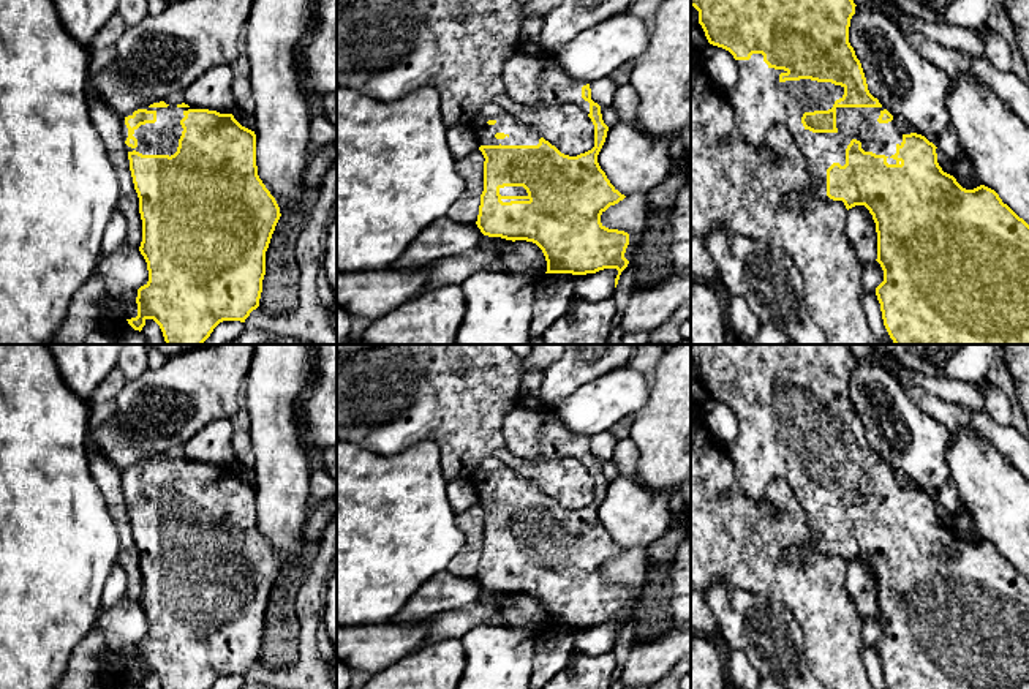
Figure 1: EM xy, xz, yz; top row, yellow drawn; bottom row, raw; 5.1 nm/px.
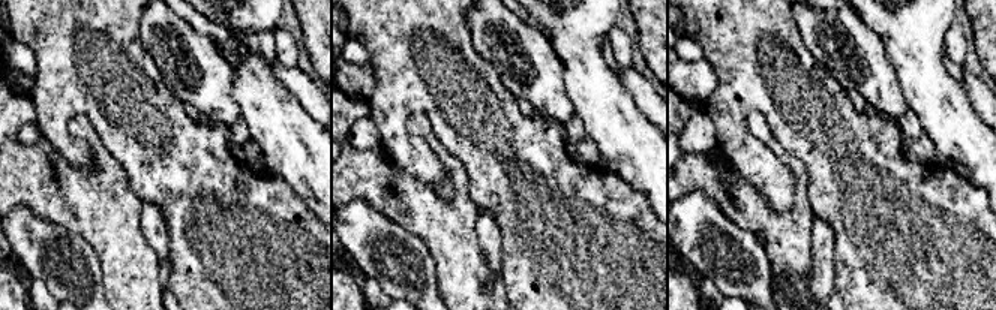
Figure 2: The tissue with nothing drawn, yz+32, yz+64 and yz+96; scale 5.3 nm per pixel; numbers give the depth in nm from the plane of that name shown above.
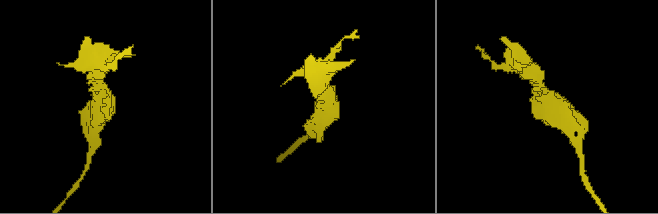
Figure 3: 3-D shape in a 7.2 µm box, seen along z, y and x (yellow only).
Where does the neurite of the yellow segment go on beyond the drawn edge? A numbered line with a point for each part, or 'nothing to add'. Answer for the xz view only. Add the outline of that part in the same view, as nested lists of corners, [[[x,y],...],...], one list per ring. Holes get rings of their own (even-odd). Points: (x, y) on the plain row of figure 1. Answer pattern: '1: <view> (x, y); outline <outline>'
1: xz (508, 544); outline [[[504,540],[499,542],[501,550],[528,550],[526,544],[523,540]]]

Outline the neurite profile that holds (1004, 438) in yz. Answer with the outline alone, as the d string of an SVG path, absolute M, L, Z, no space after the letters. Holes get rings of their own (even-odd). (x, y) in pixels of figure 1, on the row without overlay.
M903 384L903 387L926 414L929 414L948 430L959 430L964 427L975 430L1029 479L1029 441L1012 425L996 424L985 409L972 411L966 406L931 395L920 387L906 384Z

